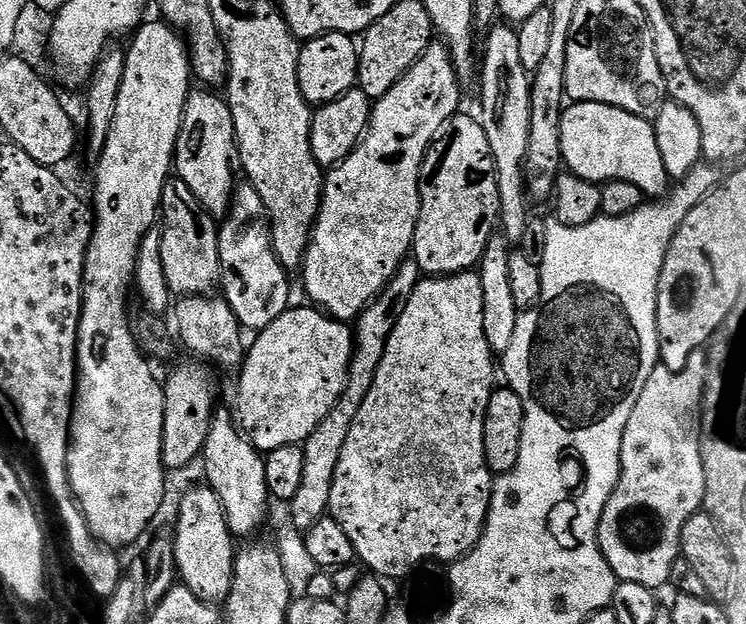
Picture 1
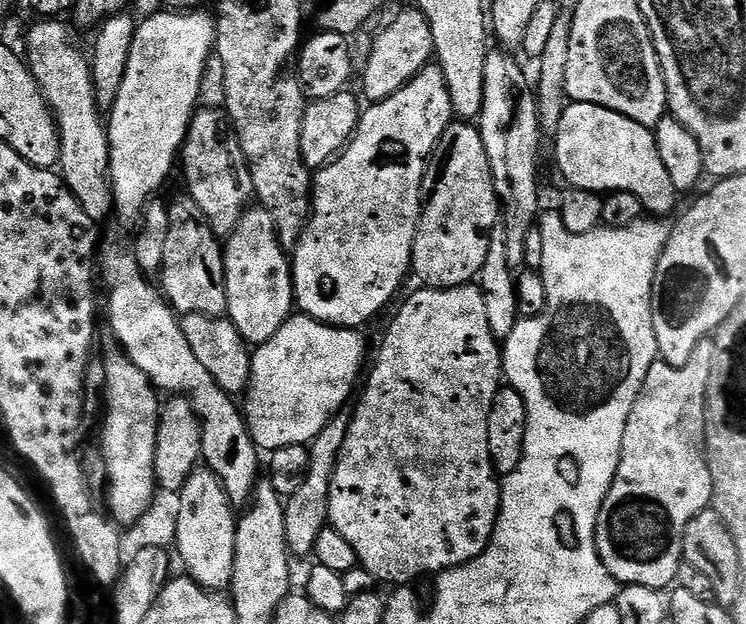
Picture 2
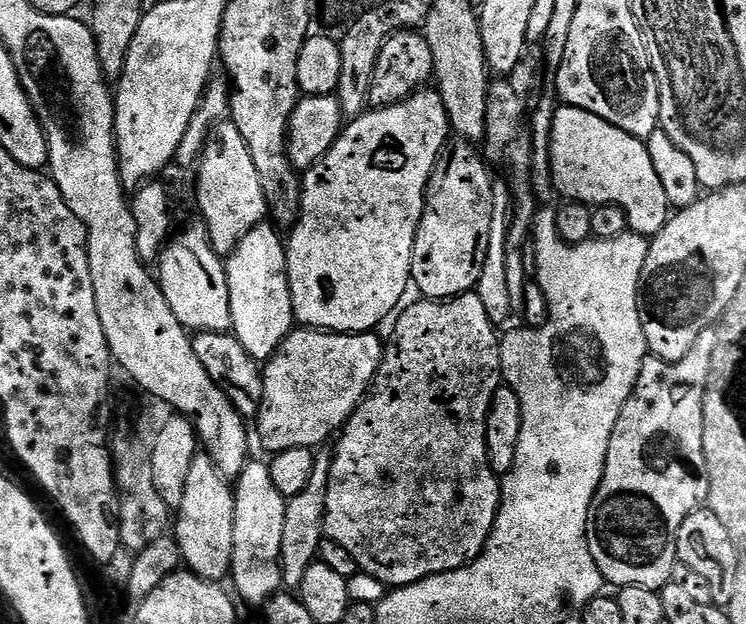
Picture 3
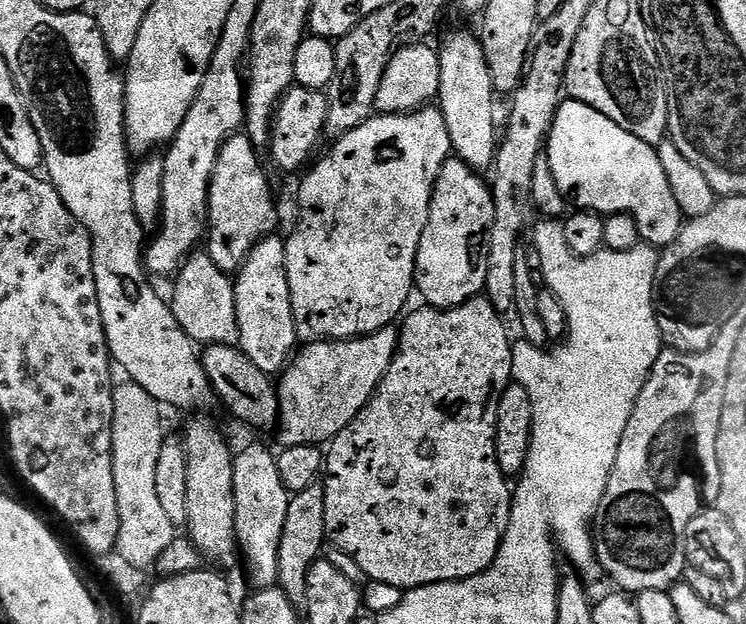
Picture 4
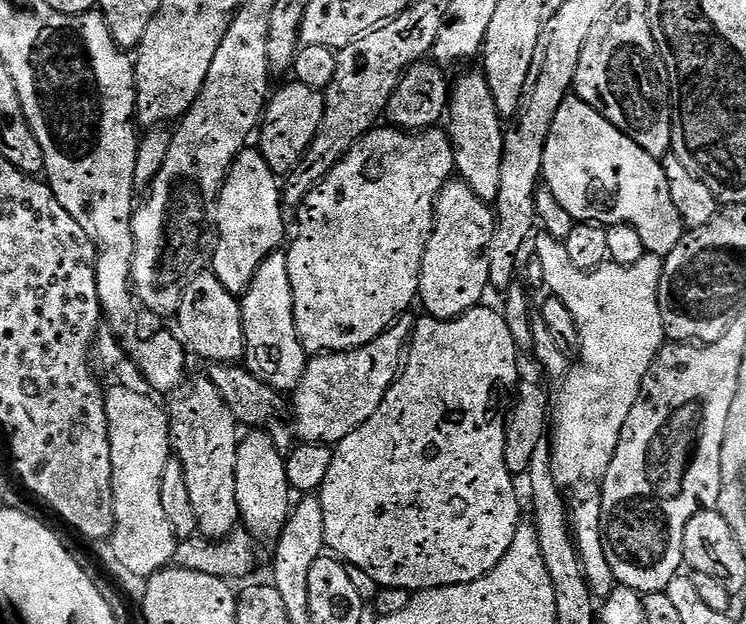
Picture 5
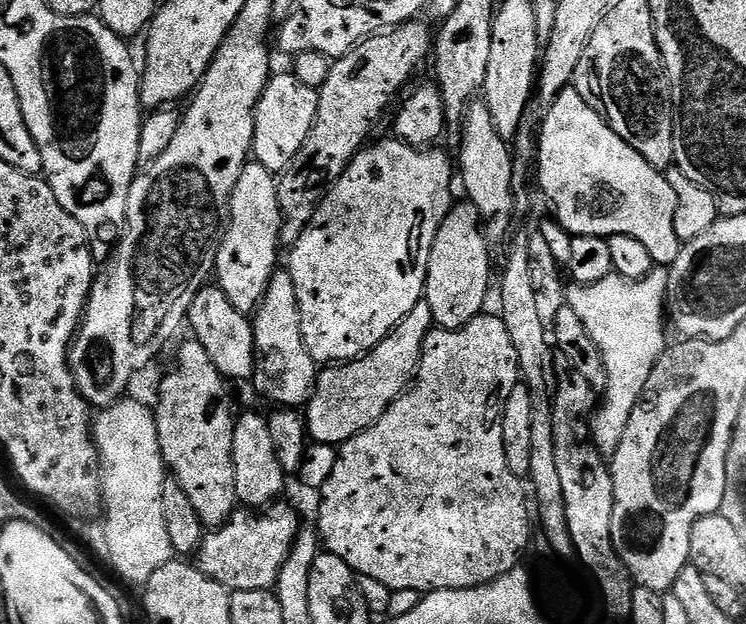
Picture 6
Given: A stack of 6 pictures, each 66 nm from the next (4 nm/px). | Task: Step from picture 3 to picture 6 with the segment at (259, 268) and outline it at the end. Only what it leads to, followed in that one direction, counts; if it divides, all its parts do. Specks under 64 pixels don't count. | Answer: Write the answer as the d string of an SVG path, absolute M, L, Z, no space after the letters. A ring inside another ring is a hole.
M277 269L270 278L270 286L266 286L266 294L251 317L251 324L256 347L256 369L251 383L281 409L296 410L307 405L316 385L318 365L310 358L302 338L298 294L294 290L294 278L290 278L287 270Z

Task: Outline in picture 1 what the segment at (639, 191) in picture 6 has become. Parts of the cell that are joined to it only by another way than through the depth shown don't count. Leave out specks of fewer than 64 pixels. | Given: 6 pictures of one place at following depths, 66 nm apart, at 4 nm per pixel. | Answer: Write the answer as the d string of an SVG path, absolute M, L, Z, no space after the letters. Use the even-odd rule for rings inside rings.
M572 102L560 114L560 145L563 167L571 175L588 180L594 185L609 184L611 180L626 182L632 184L637 193L645 192L648 195L645 197L648 198L660 198L669 191L670 181L666 166L662 166L662 156L658 154L658 138L651 119L598 102Z

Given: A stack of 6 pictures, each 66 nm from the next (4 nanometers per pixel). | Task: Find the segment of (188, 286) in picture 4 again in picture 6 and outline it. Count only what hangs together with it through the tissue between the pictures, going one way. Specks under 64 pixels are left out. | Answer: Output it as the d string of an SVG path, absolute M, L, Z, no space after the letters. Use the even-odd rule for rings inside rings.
M207 284L203 290L195 295L194 302L191 303L188 311L187 325L191 326L193 337L199 342L210 360L219 370L220 375L225 379L251 381L252 375L256 369L256 347L254 346L254 334L251 319L240 311L236 311L234 306L230 305L230 300L226 298L225 292L217 285Z

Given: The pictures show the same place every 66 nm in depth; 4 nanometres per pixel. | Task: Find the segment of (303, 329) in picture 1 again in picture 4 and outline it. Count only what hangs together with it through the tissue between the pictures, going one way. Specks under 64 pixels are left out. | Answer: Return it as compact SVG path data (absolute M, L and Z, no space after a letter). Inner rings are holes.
M392 326L350 340L314 340L305 343L293 355L278 380L279 443L285 448L303 444L324 446L338 433L349 431L356 421L356 415L372 400L386 370L390 370L390 362L399 344L400 333Z

